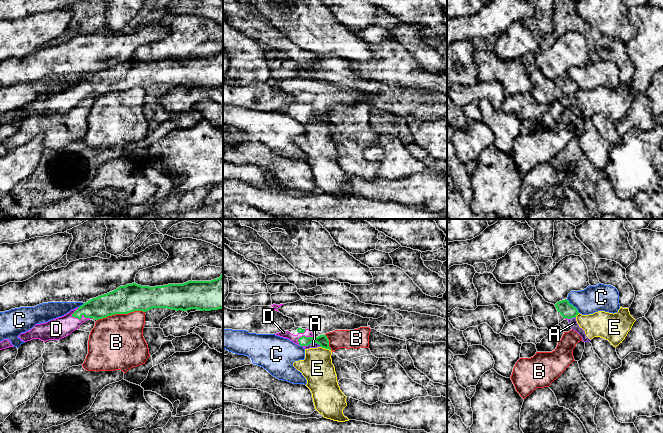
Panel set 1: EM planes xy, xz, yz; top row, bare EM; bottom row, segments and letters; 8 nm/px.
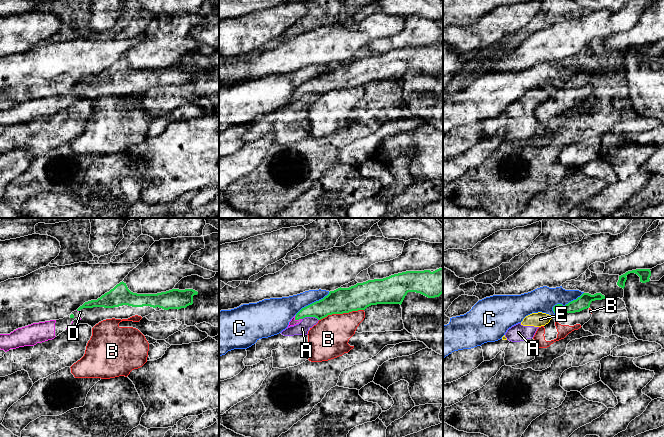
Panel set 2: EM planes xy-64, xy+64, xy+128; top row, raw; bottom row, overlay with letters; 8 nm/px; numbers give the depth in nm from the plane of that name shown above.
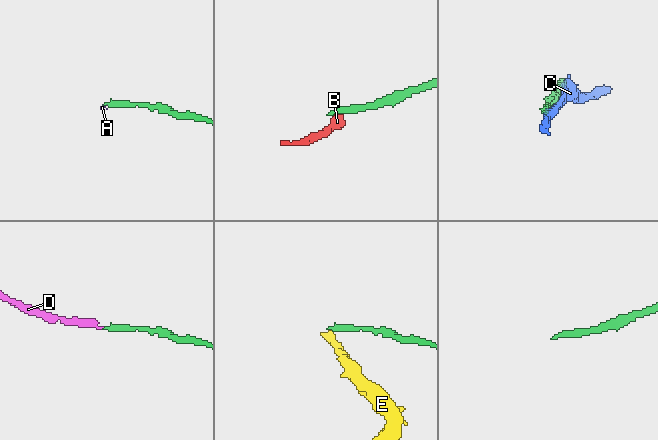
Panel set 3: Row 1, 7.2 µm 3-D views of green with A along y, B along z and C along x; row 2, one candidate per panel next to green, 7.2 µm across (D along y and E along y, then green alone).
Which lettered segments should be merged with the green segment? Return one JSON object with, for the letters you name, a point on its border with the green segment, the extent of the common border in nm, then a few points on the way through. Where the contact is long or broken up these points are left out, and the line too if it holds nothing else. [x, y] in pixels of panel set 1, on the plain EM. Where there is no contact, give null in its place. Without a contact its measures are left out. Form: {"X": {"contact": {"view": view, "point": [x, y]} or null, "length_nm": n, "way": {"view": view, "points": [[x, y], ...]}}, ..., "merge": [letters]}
{"D": {"contact": {"view": "xy", "point": [80, 95]}, "length_nm": 160, "way": {"view": "xy", "points": [[105, 81], [90, 85], [80, 95], [73, 95], [56, 105]]}}, "merge": ["D"]}

